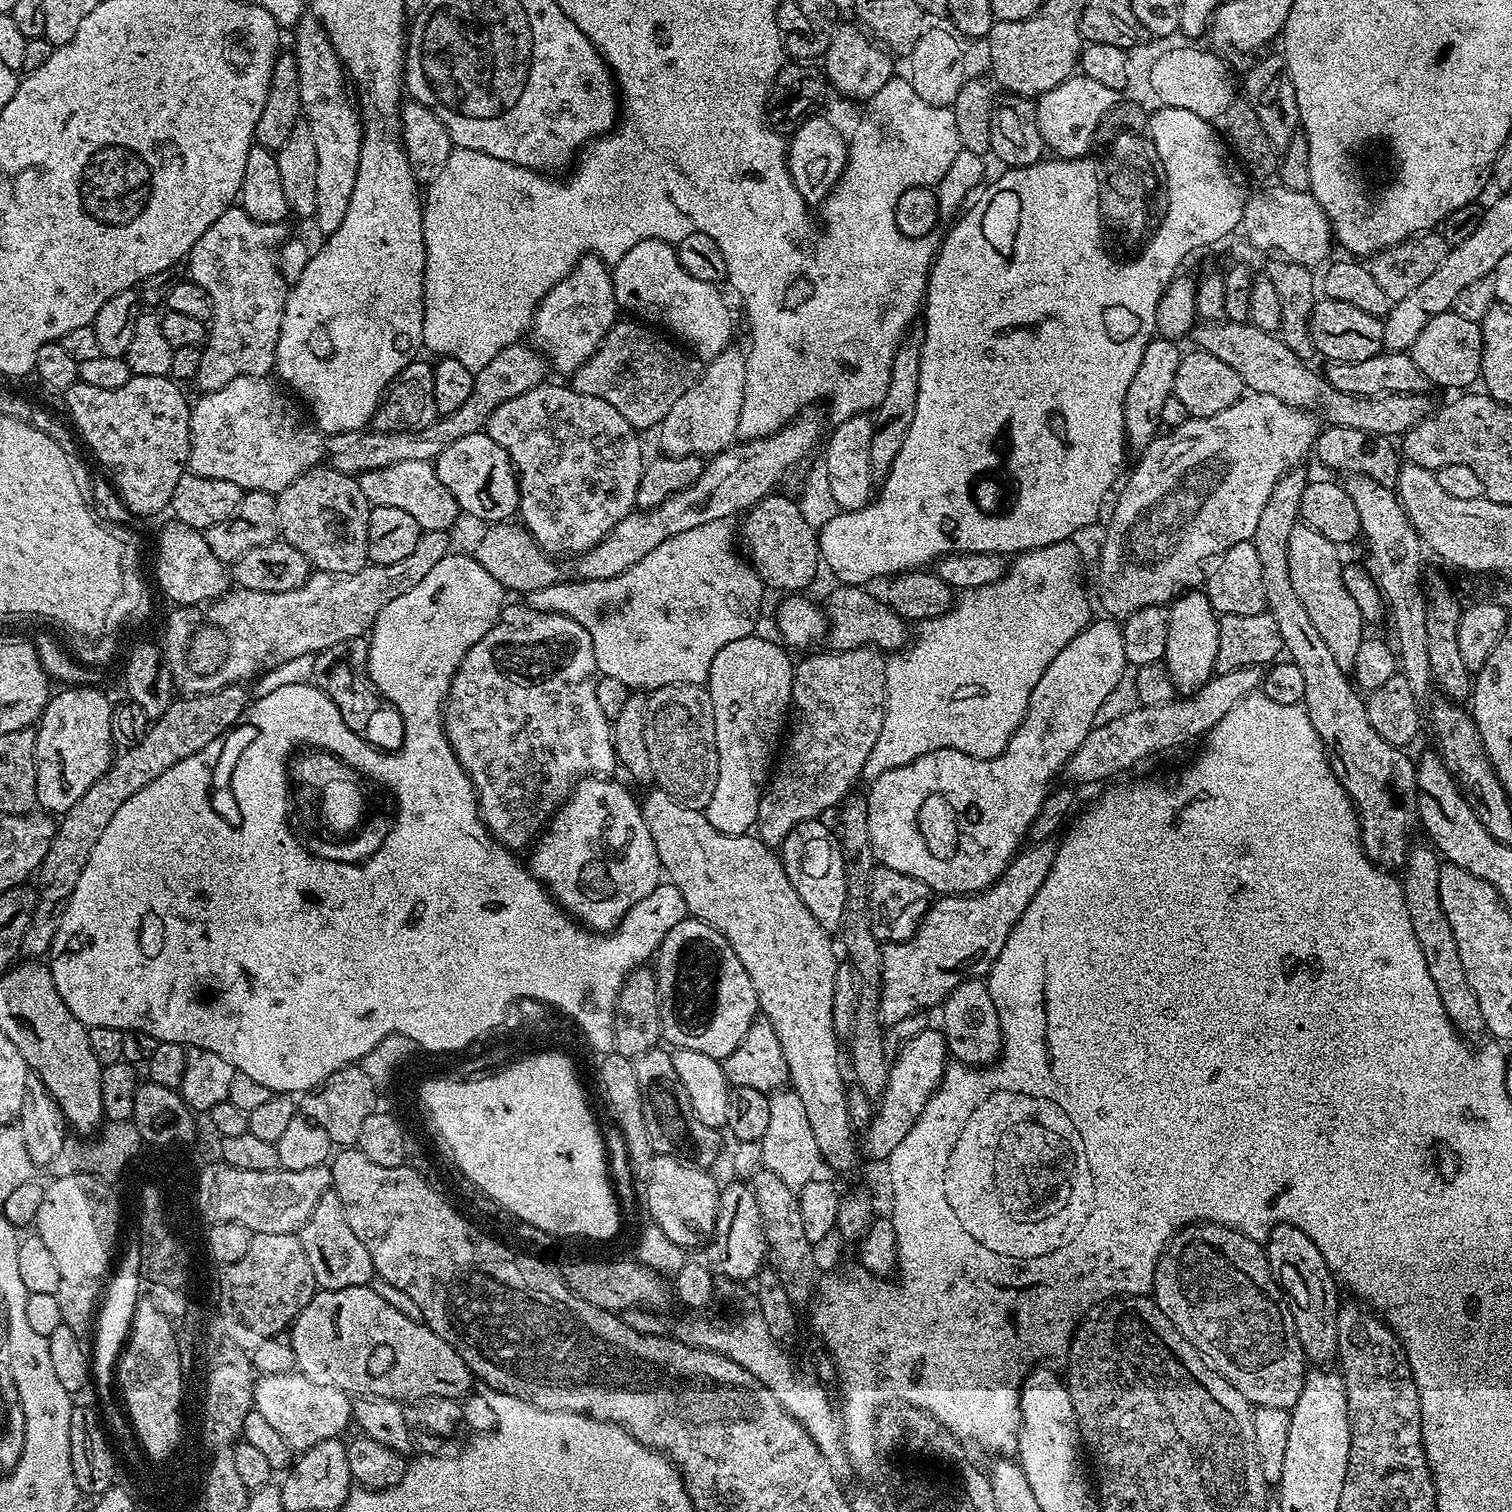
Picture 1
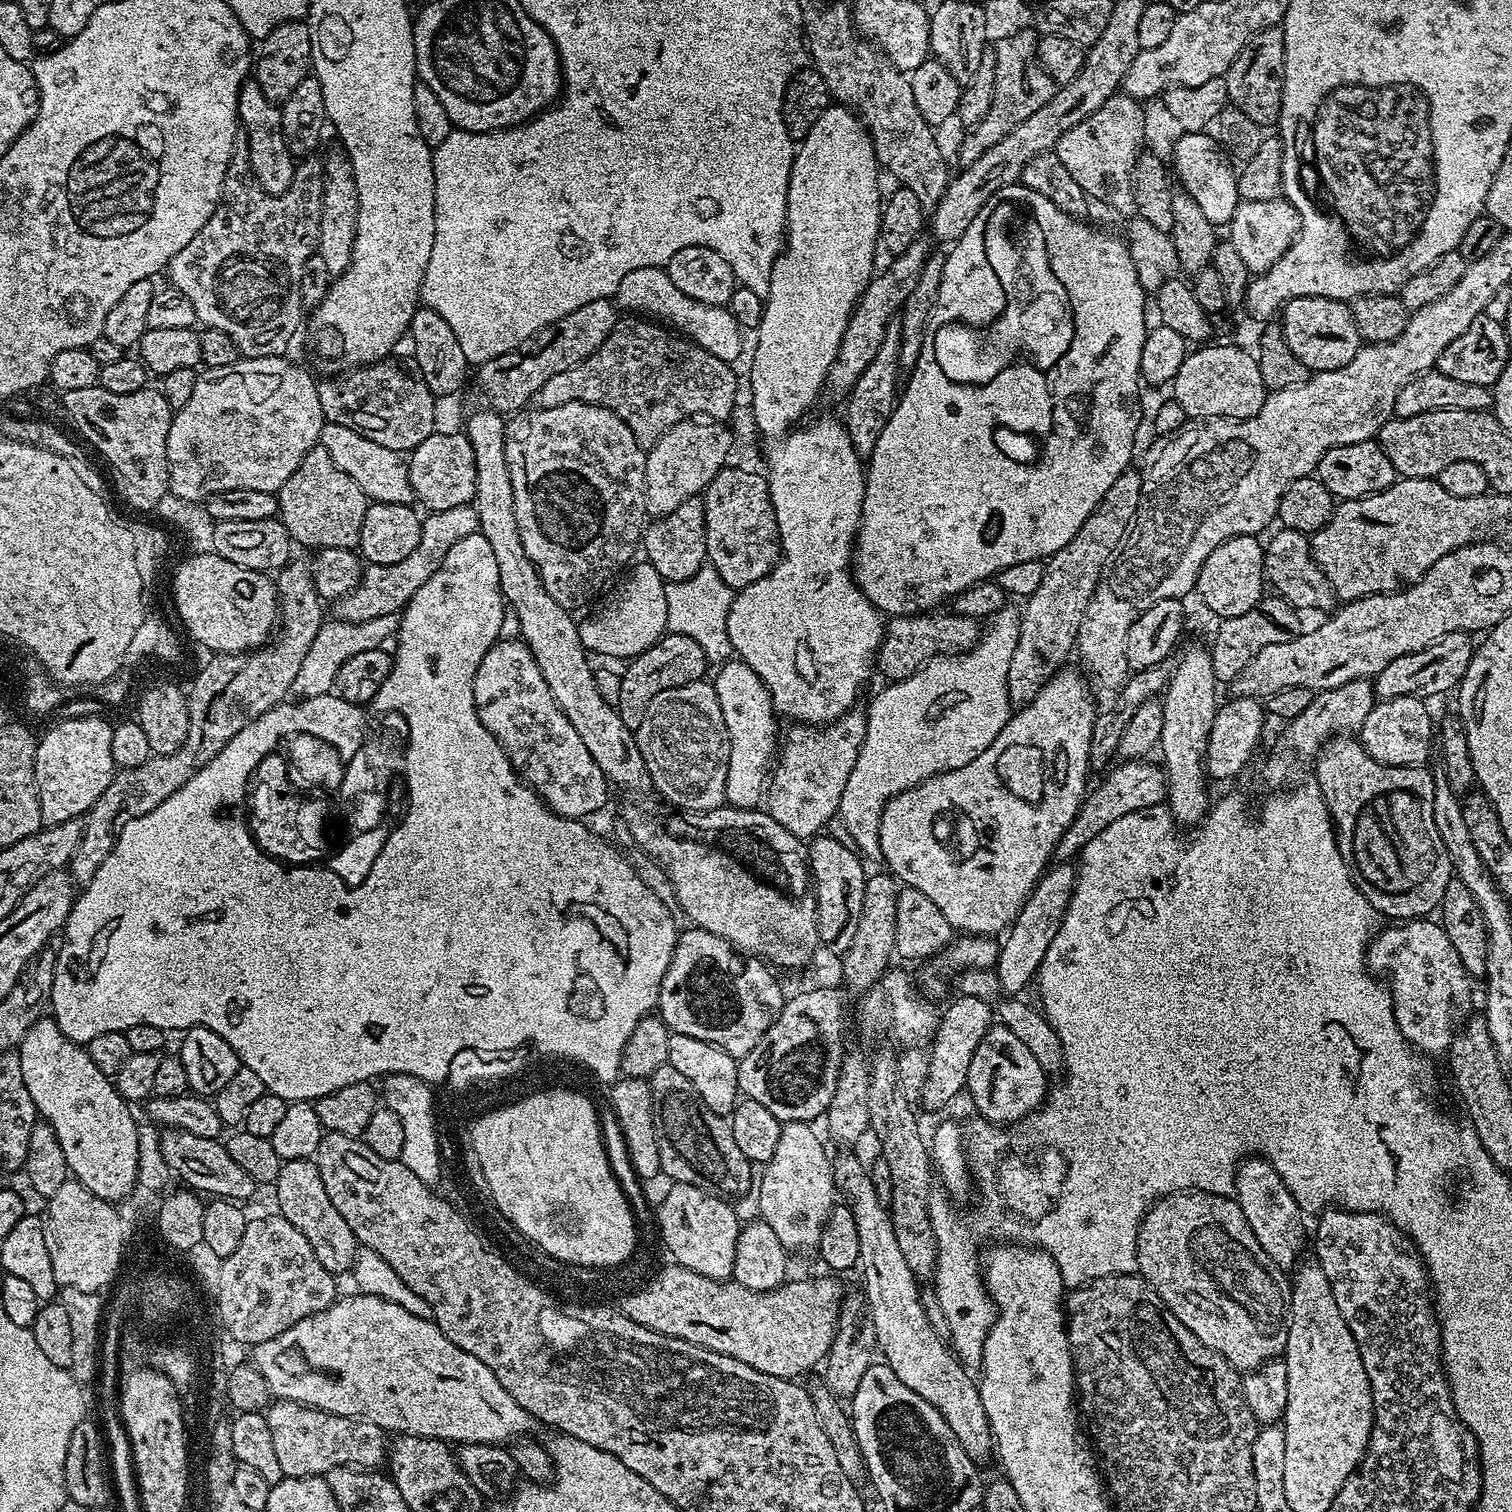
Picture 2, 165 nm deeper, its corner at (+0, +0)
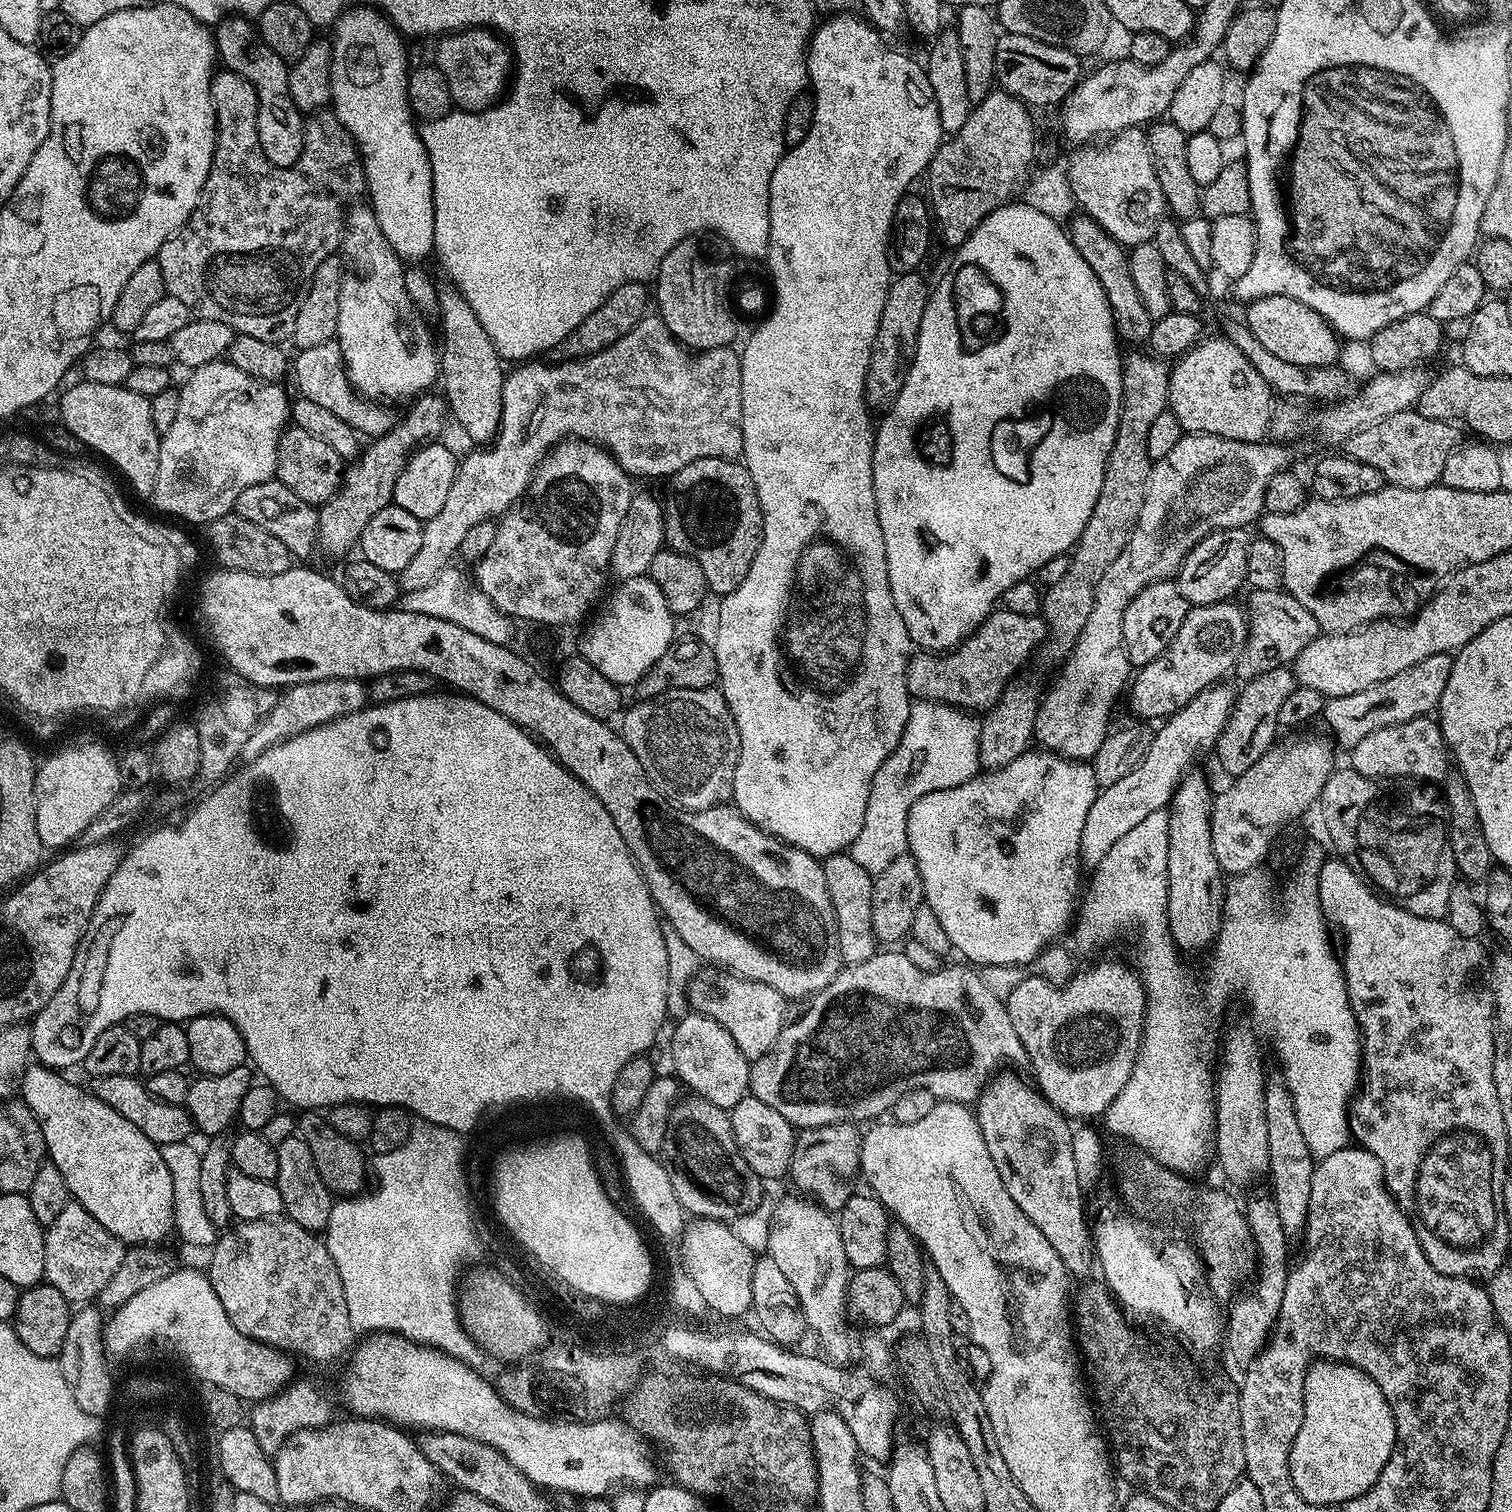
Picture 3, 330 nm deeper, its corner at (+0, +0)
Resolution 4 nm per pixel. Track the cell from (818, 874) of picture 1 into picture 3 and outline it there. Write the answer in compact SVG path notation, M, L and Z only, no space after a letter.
M847 851L823 857L822 863L826 874L826 890L830 894L830 902L836 915L840 959L845 965L866 962L866 958L875 956L878 951L874 926L870 922L873 873L862 870L862 866L858 866L858 862L854 862L854 858Z

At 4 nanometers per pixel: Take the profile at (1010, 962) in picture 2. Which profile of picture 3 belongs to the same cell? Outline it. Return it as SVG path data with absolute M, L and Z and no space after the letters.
M1227 683L1213 684L1202 694L1198 694L1182 710L1167 717L1159 725L1160 729L1152 732L1150 750L1114 786L1100 788L1094 798L1094 806L1090 806L1090 814L1086 814L1086 822L1082 825L1082 842L1080 843L1080 862L1085 869L1094 870L1106 858L1111 850L1138 822L1147 816L1162 812L1172 802L1176 787L1182 777L1190 771L1196 756L1203 752L1211 753L1216 746L1216 739L1228 725L1232 708L1236 704L1237 693L1227 688Z

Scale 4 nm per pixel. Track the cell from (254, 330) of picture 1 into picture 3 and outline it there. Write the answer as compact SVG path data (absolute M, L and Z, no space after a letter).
M227 70L217 71L212 77L212 101L216 111L216 145L214 158L210 162L210 174L206 178L206 186L202 190L200 201L197 202L190 218L160 247L158 263L162 270L164 290L167 295L176 296L178 302L182 302L182 306L186 306L189 313L197 320L226 322L226 326L230 326L233 333L250 338L262 338L262 342L280 344L292 335L294 318L298 318L298 306L302 306L302 298L308 292L310 282L314 278L314 270L318 270L318 265L339 249L340 238L344 234L346 205L356 198L351 196L356 196L359 192L361 195L366 188L364 164L360 160L360 151L356 148L356 139L348 133L346 126L342 126L342 122L338 122L336 113L331 110L321 110L307 117L304 126L304 149L298 162L294 162L294 166L289 168L279 168L268 161L266 154L262 154L262 146L258 142L258 118L256 117L258 98L254 94L254 86L250 86L250 82L246 82L246 78L238 74Z

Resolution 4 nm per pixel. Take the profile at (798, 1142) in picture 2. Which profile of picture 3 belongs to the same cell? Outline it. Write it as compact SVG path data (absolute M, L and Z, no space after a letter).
M791 1194L775 1201L772 1224L769 1226L769 1244L766 1254L774 1258L774 1263L786 1274L790 1286L794 1286L794 1294L798 1294L798 1302L802 1306L802 1314L808 1323L808 1332L816 1335L820 1343L819 1351L833 1364L847 1365L852 1356L852 1340L848 1337L848 1282L850 1265L846 1258L846 1246L842 1246L842 1234L837 1217L811 1198L800 1194Z

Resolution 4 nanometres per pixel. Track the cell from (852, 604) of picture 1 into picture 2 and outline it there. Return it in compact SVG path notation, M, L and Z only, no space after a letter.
M933 610L914 616L893 616L887 621L875 662L879 675L881 672L885 681L904 680L934 657L968 652L980 641L981 621L969 616L959 616L951 610L945 612Z

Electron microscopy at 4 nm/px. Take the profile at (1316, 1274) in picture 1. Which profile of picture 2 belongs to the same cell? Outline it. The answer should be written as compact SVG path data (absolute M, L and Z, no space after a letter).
M1263 1158L1245 1159L1236 1170L1234 1198L1242 1206L1242 1214L1246 1214L1246 1222L1250 1222L1254 1238L1258 1238L1258 1246L1270 1254L1279 1268L1291 1269L1297 1263L1296 1255L1304 1248L1304 1224L1300 1221L1302 1213L1298 1202L1294 1202L1294 1194L1286 1190L1286 1182L1278 1178L1272 1163Z

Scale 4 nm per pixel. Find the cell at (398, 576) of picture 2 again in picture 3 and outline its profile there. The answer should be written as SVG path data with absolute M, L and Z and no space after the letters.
M646 314L640 319L638 326L634 326L634 330L630 330L630 334L622 334L622 338L618 338L618 342L614 342L614 346L606 346L602 351L595 352L592 356L564 358L561 359L561 364L524 362L519 366L513 367L516 369L513 372L511 369L505 375L504 385L502 386L502 414L500 428L496 431L495 440L491 441L487 446L477 447L468 456L459 461L454 474L454 483L450 486L450 491L446 493L446 503L444 503L442 510L438 514L434 514L434 518L423 521L422 546L418 549L418 554L414 554L413 560L406 565L406 570L402 570L398 574L401 589L404 592L410 592L429 586L430 582L434 581L434 578L441 573L444 567L451 565L456 560L455 556L458 556L462 546L462 538L466 538L466 530L470 530L470 526L481 524L484 520L500 518L509 508L516 504L527 493L533 472L543 462L544 457L551 453L553 448L565 438L589 441L603 448L622 466L622 470L633 478L639 478L639 476L664 476L663 478L670 478L675 472L682 470L682 466L690 466L690 462L698 462L698 458L736 460L743 453L744 443L742 442L742 366L740 365L740 352L734 349L735 347L732 346L712 348L708 352L693 354L672 337L668 327L660 321L659 315Z

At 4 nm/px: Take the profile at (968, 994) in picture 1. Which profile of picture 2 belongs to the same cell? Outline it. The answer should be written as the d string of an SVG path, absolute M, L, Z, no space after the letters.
M996 1022L986 1030L974 1058L970 1058L970 1074L966 1096L972 1099L983 1119L997 1126L1007 1126L1023 1116L1029 1116L1044 1103L1049 1091L1049 1077L1038 1066L1038 1058L1020 1041L1006 1025Z

